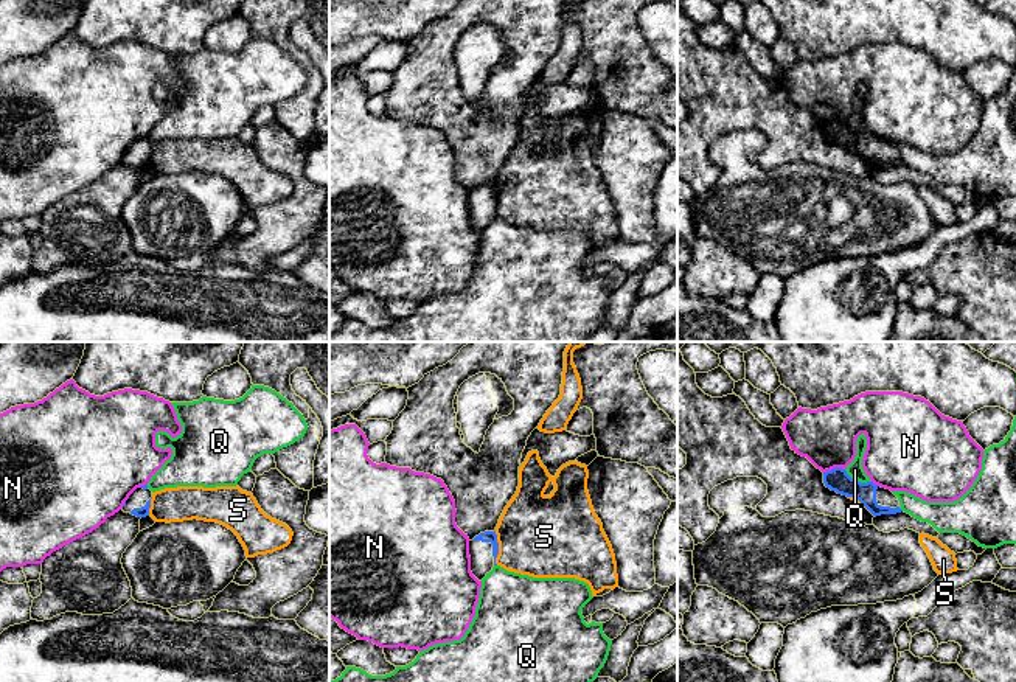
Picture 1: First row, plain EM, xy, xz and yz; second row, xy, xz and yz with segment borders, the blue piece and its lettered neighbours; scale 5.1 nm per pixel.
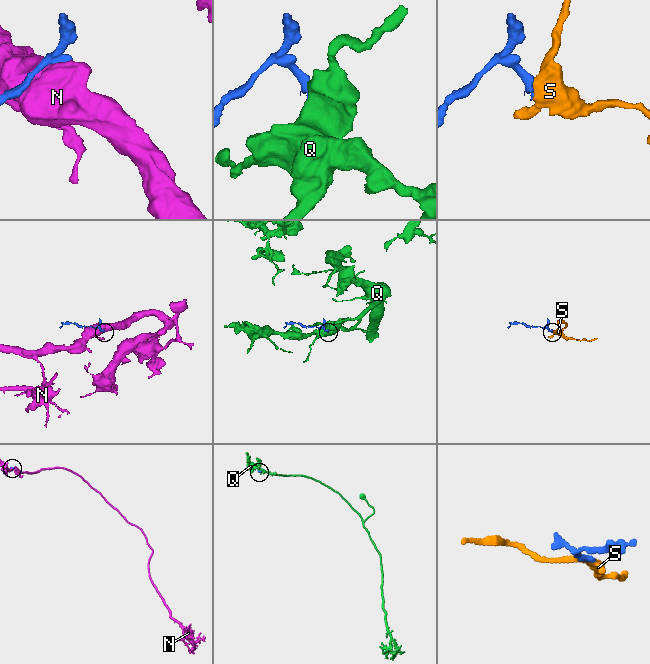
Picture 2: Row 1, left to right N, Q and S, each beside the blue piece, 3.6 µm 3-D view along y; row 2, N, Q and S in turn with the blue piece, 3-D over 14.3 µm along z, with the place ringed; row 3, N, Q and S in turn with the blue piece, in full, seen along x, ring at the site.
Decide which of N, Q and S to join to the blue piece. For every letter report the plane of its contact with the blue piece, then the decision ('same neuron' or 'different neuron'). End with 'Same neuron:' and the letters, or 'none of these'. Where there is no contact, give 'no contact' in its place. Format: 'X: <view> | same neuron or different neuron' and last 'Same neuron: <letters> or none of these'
N: yz | different neuron
Q: yz | different neuron
S: xz | different neuron
Same neuron: none of these

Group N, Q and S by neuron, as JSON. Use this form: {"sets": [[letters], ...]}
{"sets": [["N"], ["Q"], ["S"]]}

